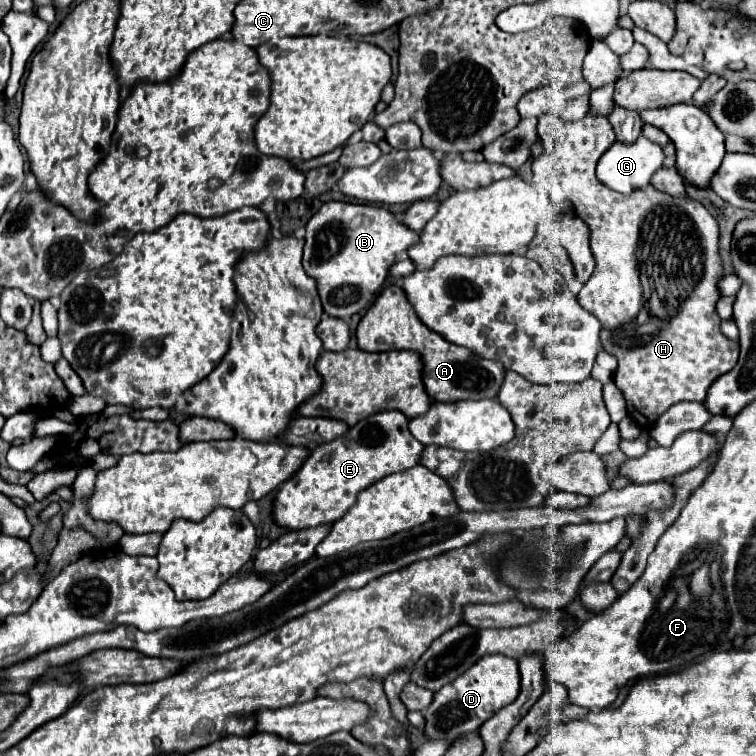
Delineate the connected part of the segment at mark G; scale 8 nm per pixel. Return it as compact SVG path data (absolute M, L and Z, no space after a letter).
M640 136L634 144L624 144L624 142L614 142L604 156L598 160L596 166L596 176L602 184L606 184L608 188L620 192L620 194L632 194L634 190L640 188L648 188L652 186L652 176L656 174L656 170L662 168L664 162L664 154L662 148L650 140L646 140L644 136Z

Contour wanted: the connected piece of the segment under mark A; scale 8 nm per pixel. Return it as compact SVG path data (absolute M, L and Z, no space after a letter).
M388 286L370 306L370 310L362 316L356 328L358 346L362 350L378 352L378 350L416 350L424 360L424 386L428 396L434 402L458 402L458 400L482 400L496 398L500 386L504 382L504 366L476 356L464 346L450 344L446 338L426 328L418 314L414 312L406 292L402 286Z

